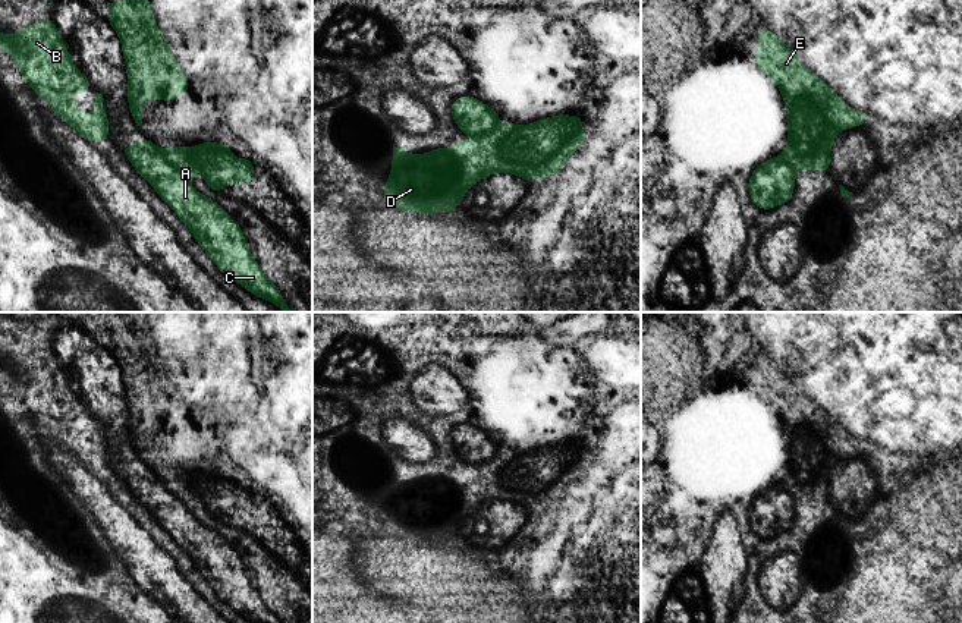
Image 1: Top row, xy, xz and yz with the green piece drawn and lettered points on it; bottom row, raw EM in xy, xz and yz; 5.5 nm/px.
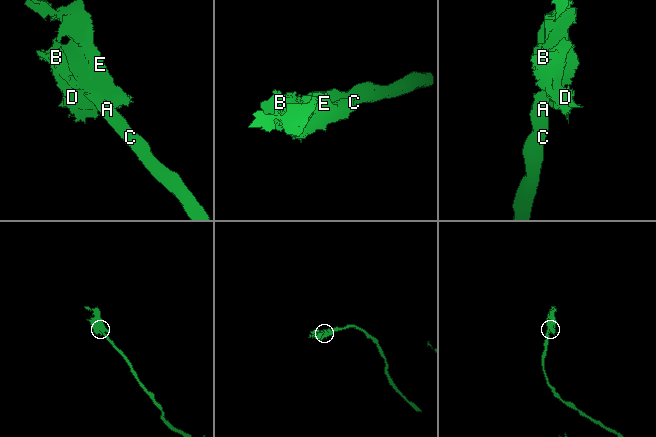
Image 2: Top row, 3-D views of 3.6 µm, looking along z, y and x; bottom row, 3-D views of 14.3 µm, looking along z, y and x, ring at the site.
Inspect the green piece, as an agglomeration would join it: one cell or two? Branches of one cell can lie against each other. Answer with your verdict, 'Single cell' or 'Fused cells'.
Fused cells

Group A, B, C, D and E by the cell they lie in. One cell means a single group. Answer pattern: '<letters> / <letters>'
A C / B D E

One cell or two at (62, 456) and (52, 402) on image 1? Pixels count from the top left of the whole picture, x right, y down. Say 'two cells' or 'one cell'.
two cells

